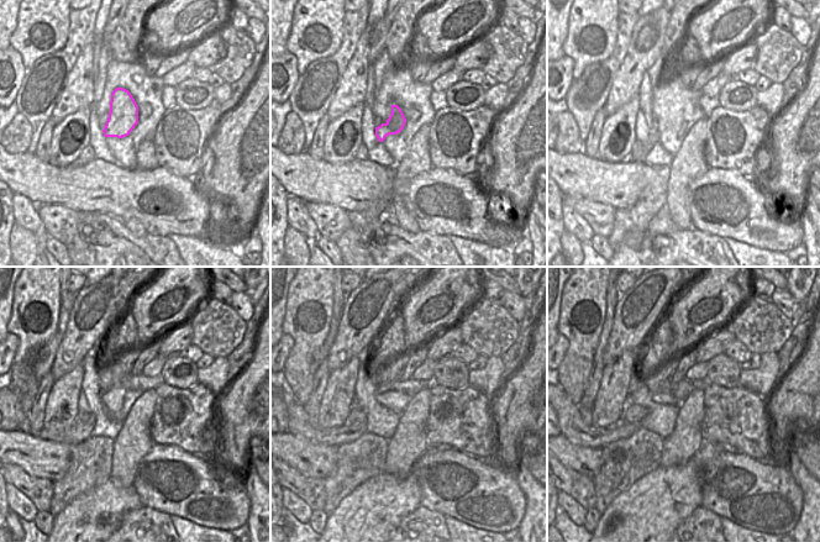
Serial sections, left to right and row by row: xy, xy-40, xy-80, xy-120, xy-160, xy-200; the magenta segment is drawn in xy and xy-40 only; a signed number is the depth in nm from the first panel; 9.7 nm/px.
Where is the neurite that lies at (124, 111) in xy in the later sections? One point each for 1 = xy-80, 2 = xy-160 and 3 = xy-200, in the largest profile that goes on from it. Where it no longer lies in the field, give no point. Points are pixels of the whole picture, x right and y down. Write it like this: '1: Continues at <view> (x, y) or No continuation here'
1: Continues at xy-80 (653, 135)
2: Continues at xy-160 (298, 425)
3: Continues at xy-200 (572, 426)

